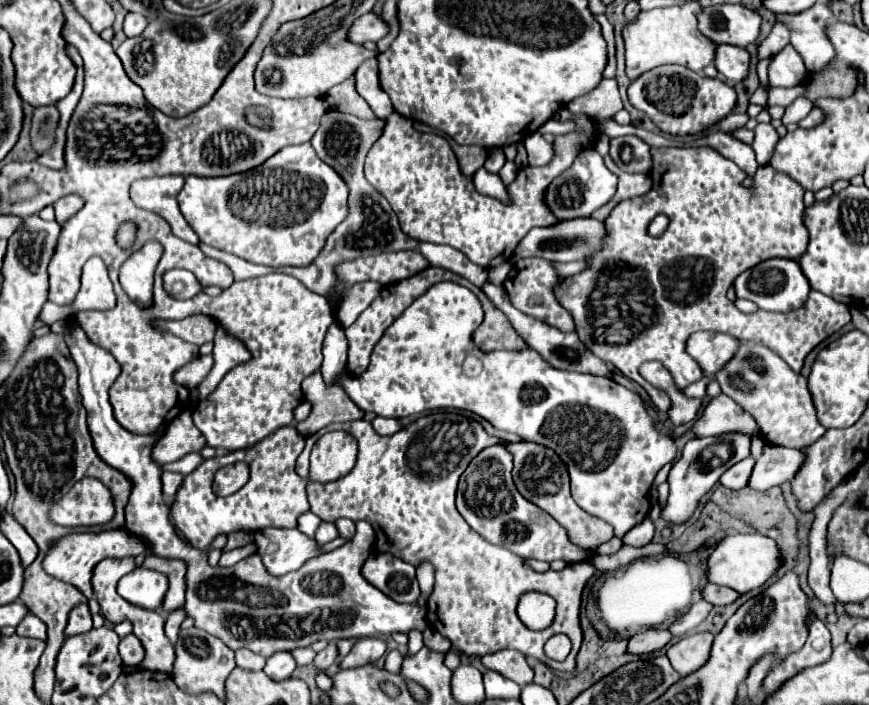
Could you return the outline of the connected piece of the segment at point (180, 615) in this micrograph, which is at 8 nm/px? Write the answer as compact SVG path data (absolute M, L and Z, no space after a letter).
M174 610L166 616L166 624L164 624L164 630L166 630L166 636L172 640L172 644L176 642L178 638L178 632L180 632L180 622L186 618L184 610Z

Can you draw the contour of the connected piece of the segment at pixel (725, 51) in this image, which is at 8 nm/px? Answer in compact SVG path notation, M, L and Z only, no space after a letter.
M720 44L716 50L716 68L732 84L742 82L750 70L750 54L746 48Z

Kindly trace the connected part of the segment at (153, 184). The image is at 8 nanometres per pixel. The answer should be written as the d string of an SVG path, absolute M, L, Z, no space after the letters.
M160 176L160 178L144 178L136 180L130 186L130 198L136 206L146 208L150 212L160 214L172 228L172 232L192 244L198 244L196 232L184 220L176 194L184 186L184 176Z

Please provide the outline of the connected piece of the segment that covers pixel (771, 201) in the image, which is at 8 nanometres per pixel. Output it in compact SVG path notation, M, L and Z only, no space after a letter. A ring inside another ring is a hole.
M650 148L652 152L652 188L638 196L622 200L606 218L606 240L604 250L588 258L588 268L582 274L564 278L556 296L560 304L574 316L576 332L580 340L604 362L612 362L624 376L638 382L654 406L660 412L668 412L670 398L666 392L648 384L638 368L642 362L660 360L672 374L678 388L686 388L704 376L700 364L692 360L686 352L686 340L692 332L714 330L734 334L742 342L758 342L780 354L792 370L800 372L804 358L822 340L838 332L850 322L850 308L842 302L832 300L821 292L811 290L808 302L788 314L778 312L740 312L734 302L726 298L728 288L734 278L768 258L792 258L798 260L808 246L808 228L804 226L804 188L790 176L776 172L772 166L760 166L754 174L754 184L750 188L742 186L746 174L720 152L712 148ZM656 214L666 214L670 218L668 230L660 238L648 236L646 228Z

